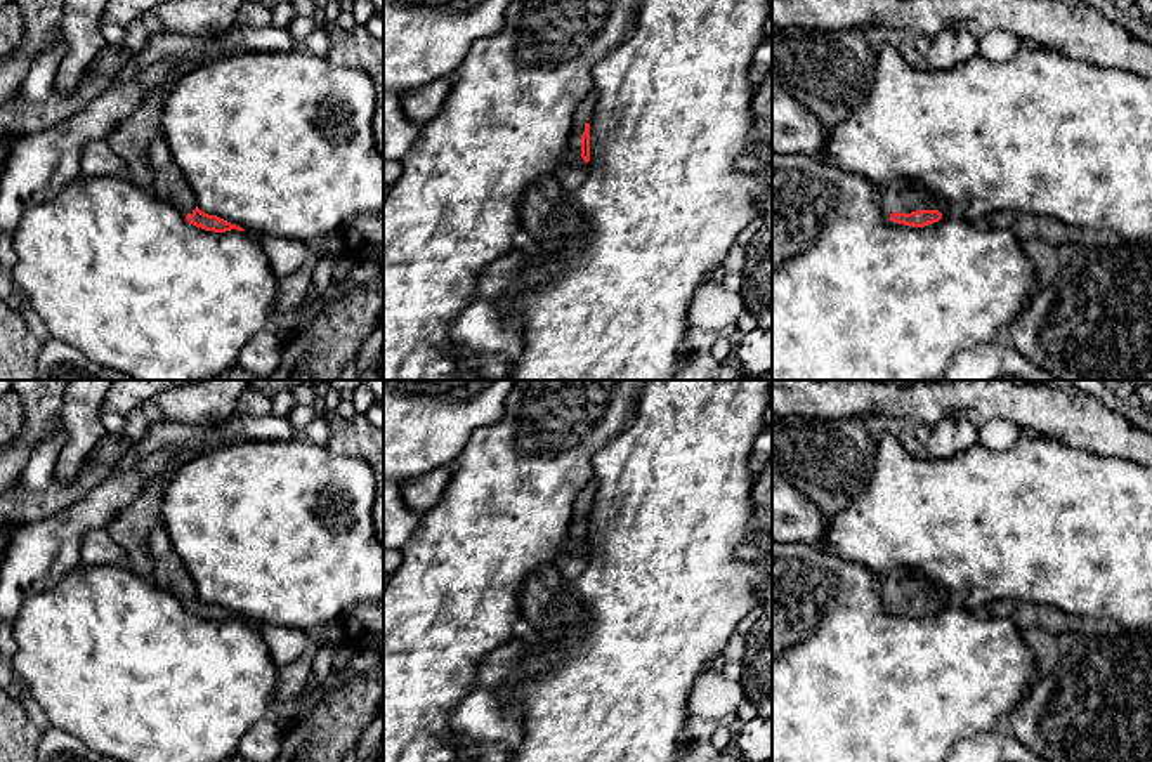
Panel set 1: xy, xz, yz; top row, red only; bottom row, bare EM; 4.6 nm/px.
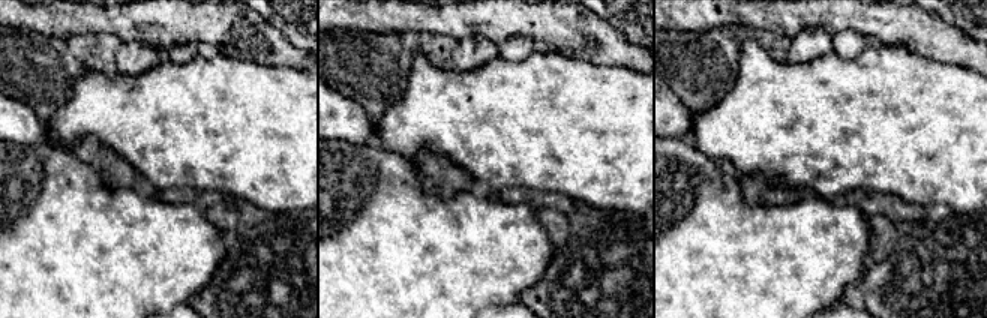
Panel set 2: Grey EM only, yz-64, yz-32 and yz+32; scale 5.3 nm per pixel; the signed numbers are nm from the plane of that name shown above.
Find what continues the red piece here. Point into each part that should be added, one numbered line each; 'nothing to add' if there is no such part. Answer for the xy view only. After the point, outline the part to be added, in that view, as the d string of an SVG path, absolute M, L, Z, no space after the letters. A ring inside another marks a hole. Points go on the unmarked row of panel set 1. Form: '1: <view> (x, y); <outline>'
1: xy (170, 573); M158 522L149 535L149 549L154 562L153 581L177 595L184 606L196 597L194 581L177 555L163 522Z

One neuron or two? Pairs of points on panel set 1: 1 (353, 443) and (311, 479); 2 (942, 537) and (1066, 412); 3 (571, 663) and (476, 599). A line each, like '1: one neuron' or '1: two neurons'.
1: two neurons
2: two neurons
3: two neurons

